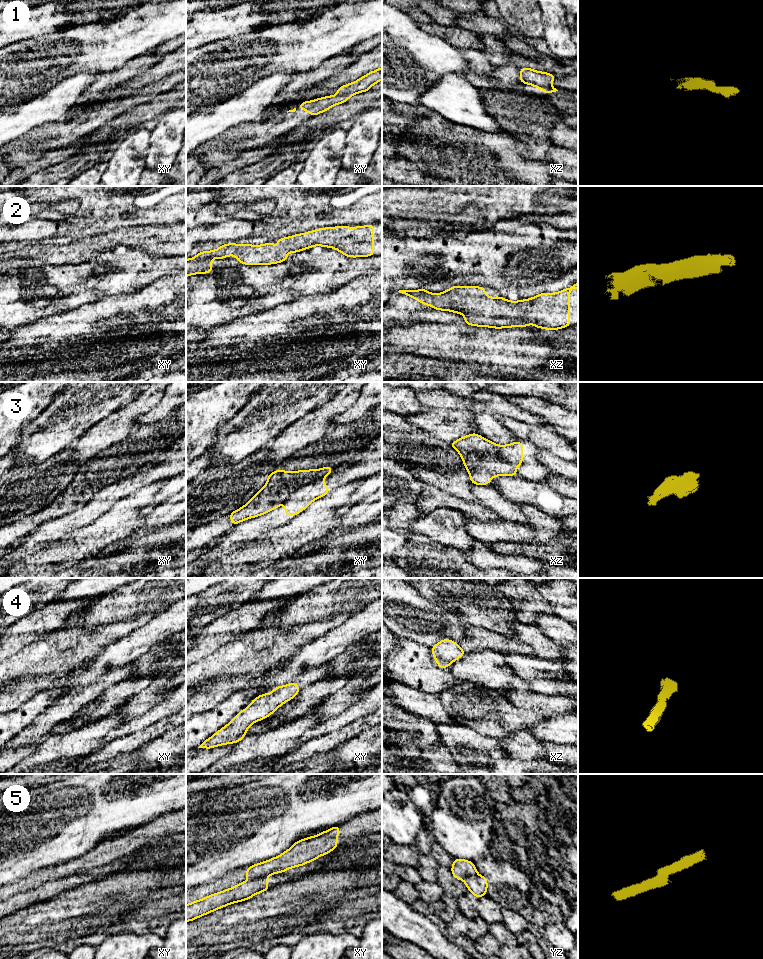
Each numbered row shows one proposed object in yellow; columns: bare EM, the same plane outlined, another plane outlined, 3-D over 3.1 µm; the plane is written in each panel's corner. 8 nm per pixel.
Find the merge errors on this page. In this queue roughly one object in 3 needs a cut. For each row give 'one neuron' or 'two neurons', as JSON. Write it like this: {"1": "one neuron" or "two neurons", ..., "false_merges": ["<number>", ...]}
{"1": "one neuron", "2": "one neuron", "3": "two neurons", "4": "one neuron", "5": "two neurons", "false_merges": ["3", "5"]}

